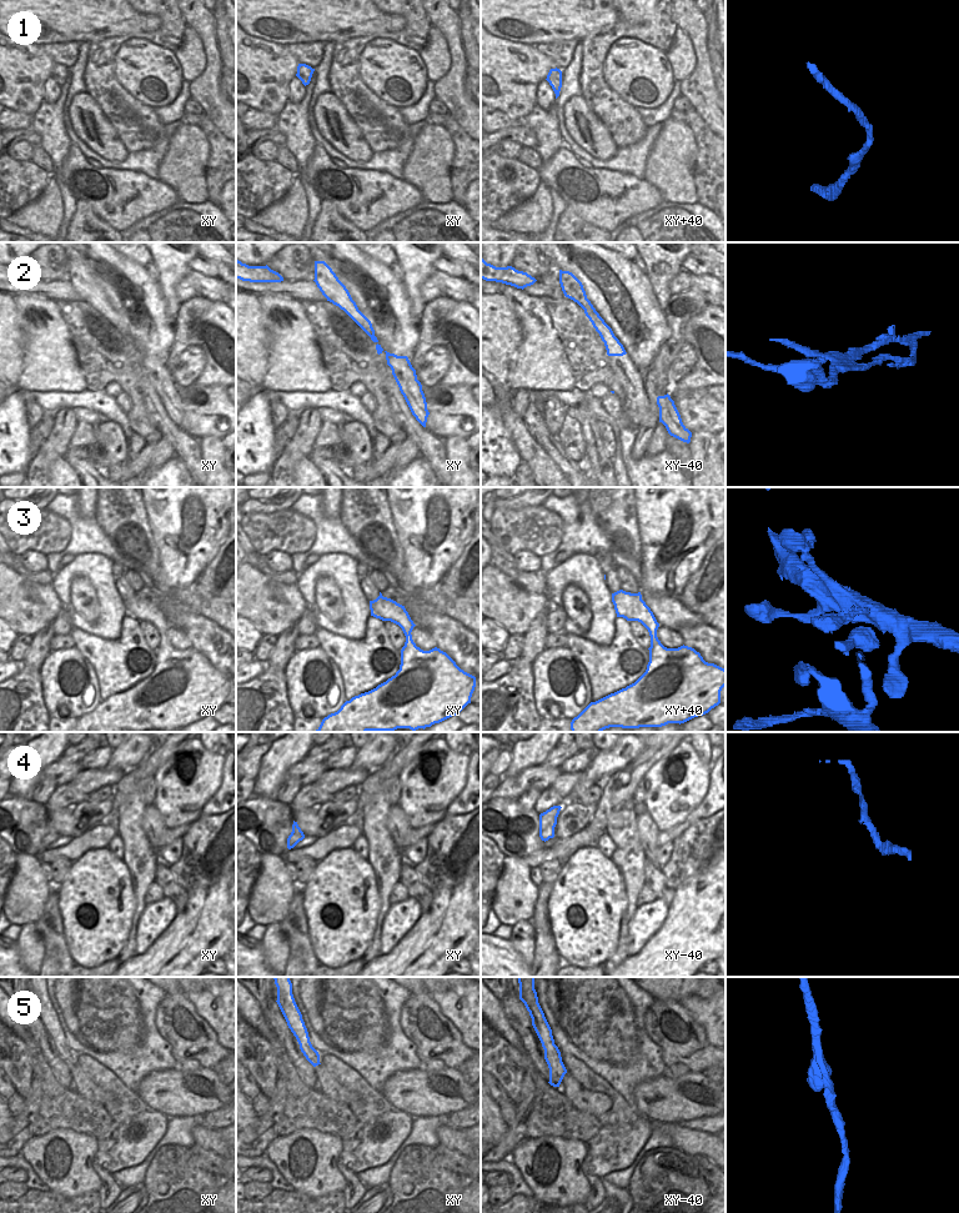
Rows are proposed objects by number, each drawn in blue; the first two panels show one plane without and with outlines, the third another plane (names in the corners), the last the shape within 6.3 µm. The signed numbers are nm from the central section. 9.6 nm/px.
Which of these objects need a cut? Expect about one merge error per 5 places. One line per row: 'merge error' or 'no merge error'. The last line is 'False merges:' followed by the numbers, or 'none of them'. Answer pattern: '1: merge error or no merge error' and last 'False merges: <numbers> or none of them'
1: no merge error
2: merge error
3: no merge error
4: no merge error
5: no merge error
False merges: 2

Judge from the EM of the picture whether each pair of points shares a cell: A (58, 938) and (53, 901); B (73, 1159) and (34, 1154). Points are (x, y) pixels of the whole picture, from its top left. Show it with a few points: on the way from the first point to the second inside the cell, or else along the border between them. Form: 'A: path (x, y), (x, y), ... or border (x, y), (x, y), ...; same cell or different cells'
A: path (54, 930), (53, 910); same cell
B: path (63, 1159), (46, 1152), (44, 1153); same cell

